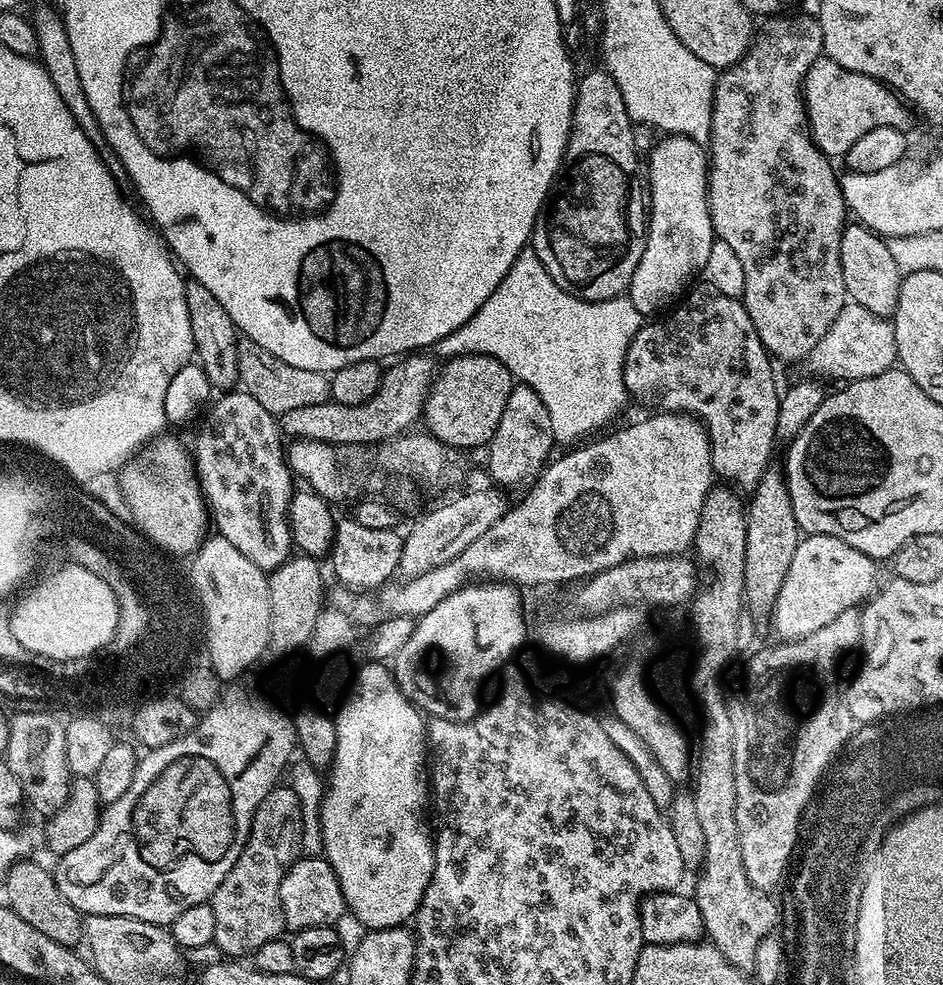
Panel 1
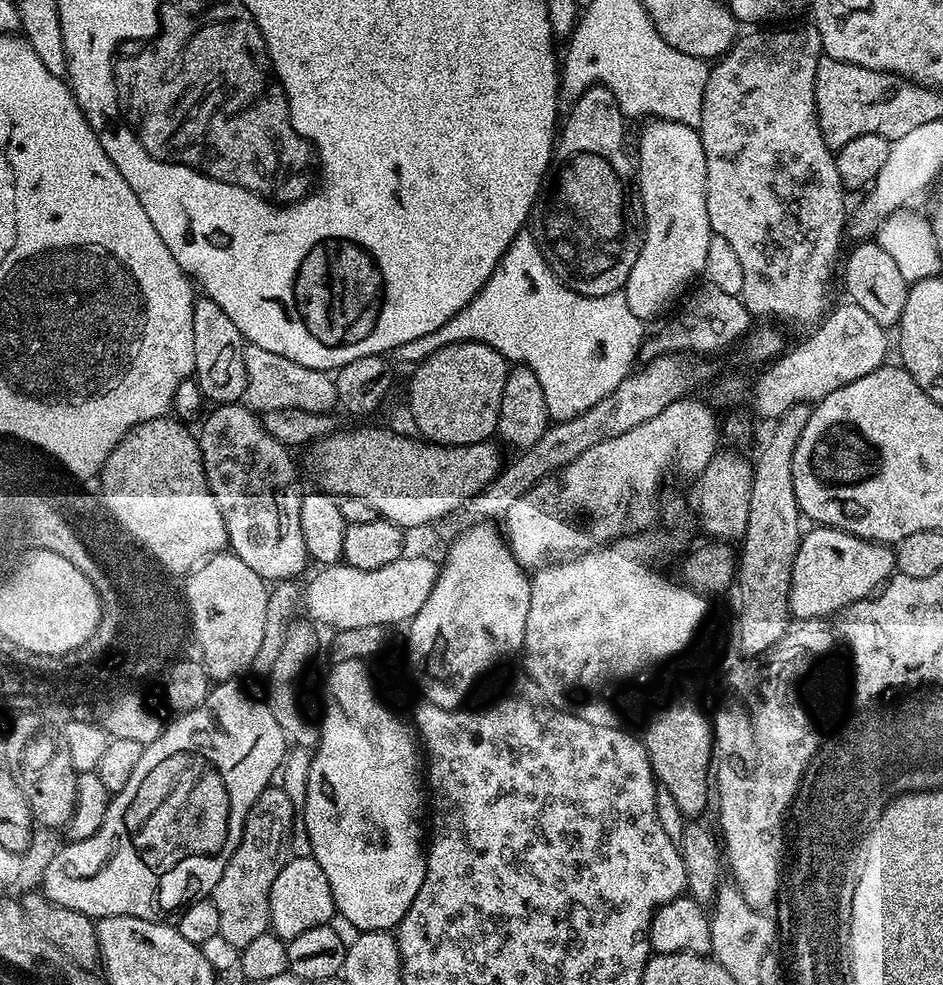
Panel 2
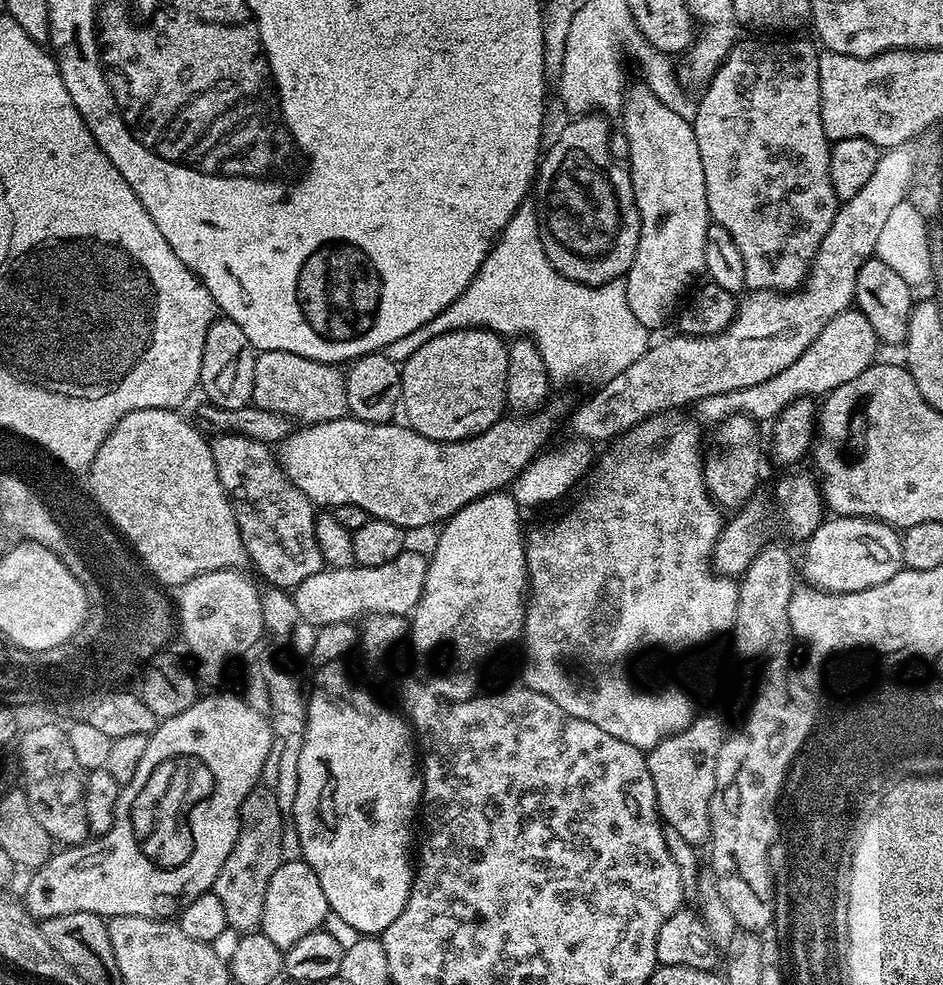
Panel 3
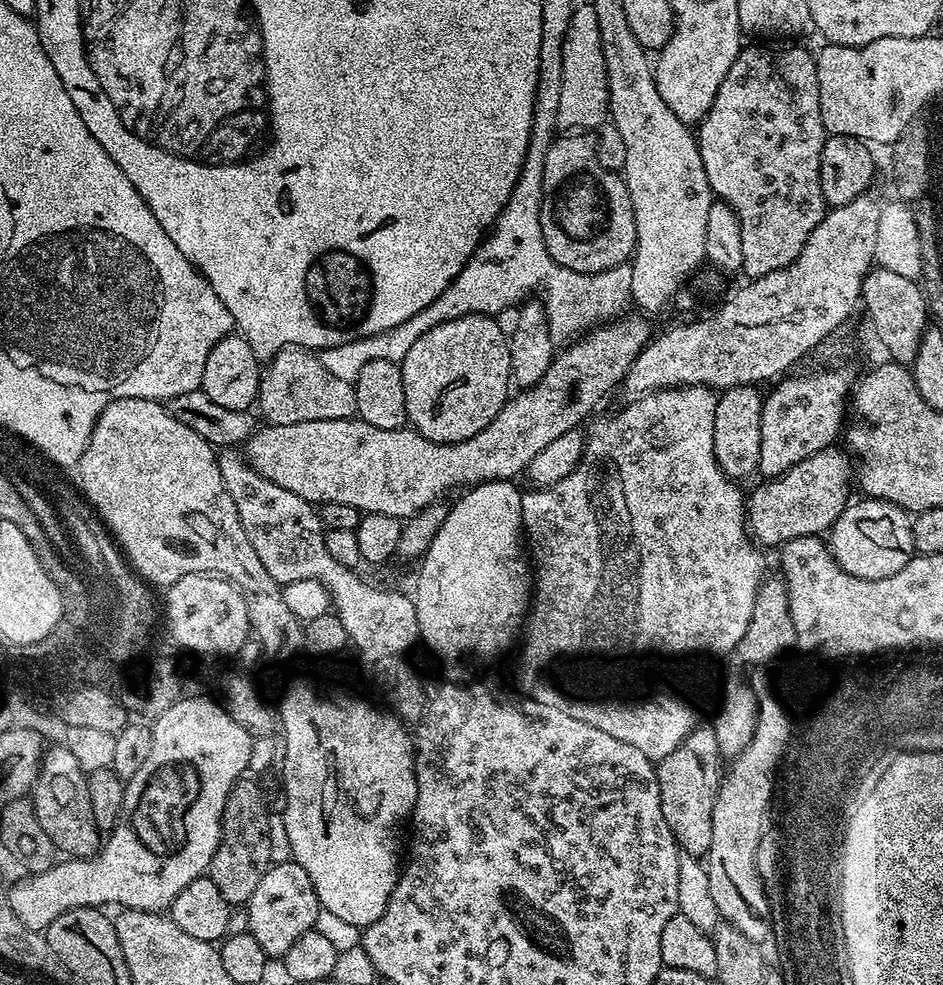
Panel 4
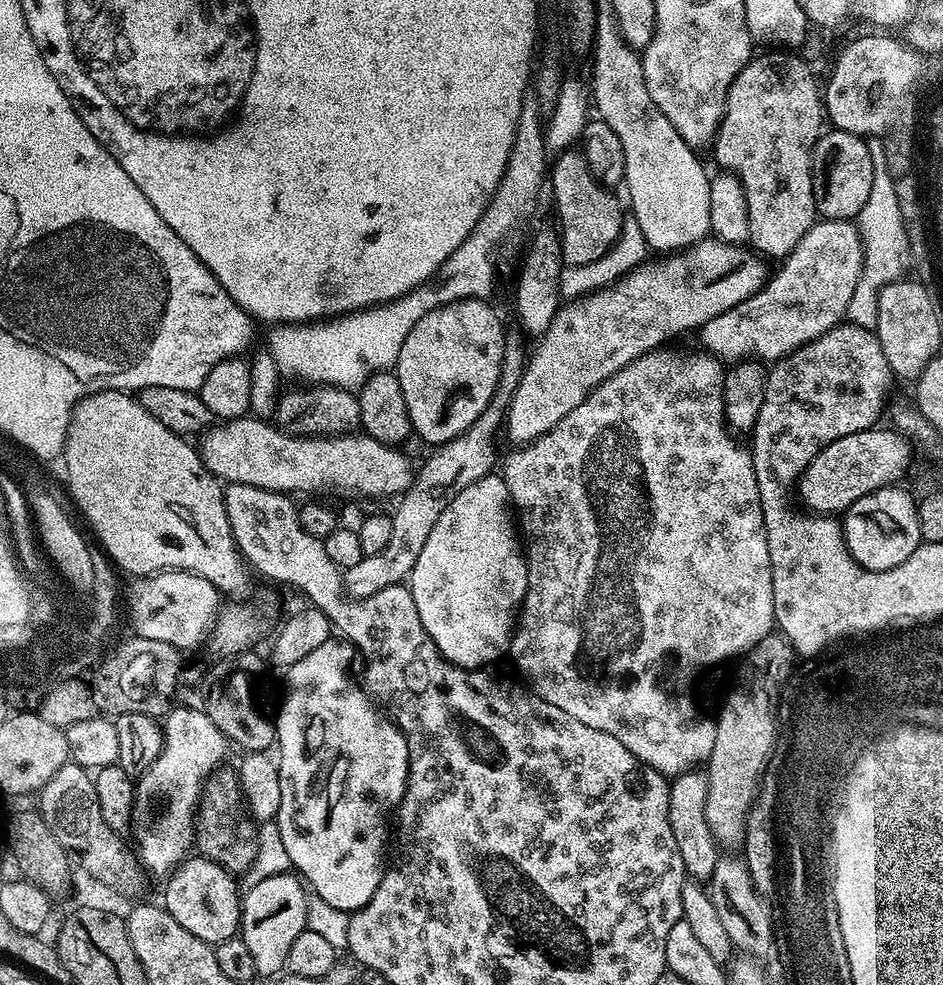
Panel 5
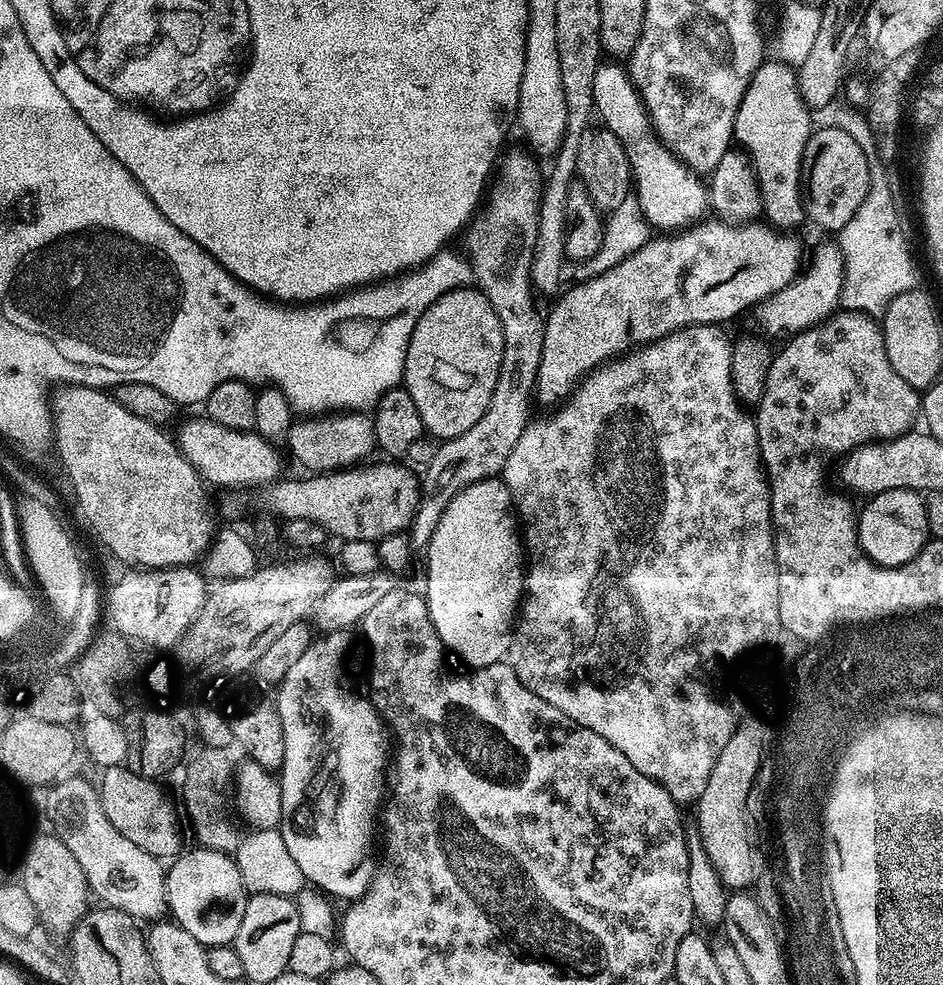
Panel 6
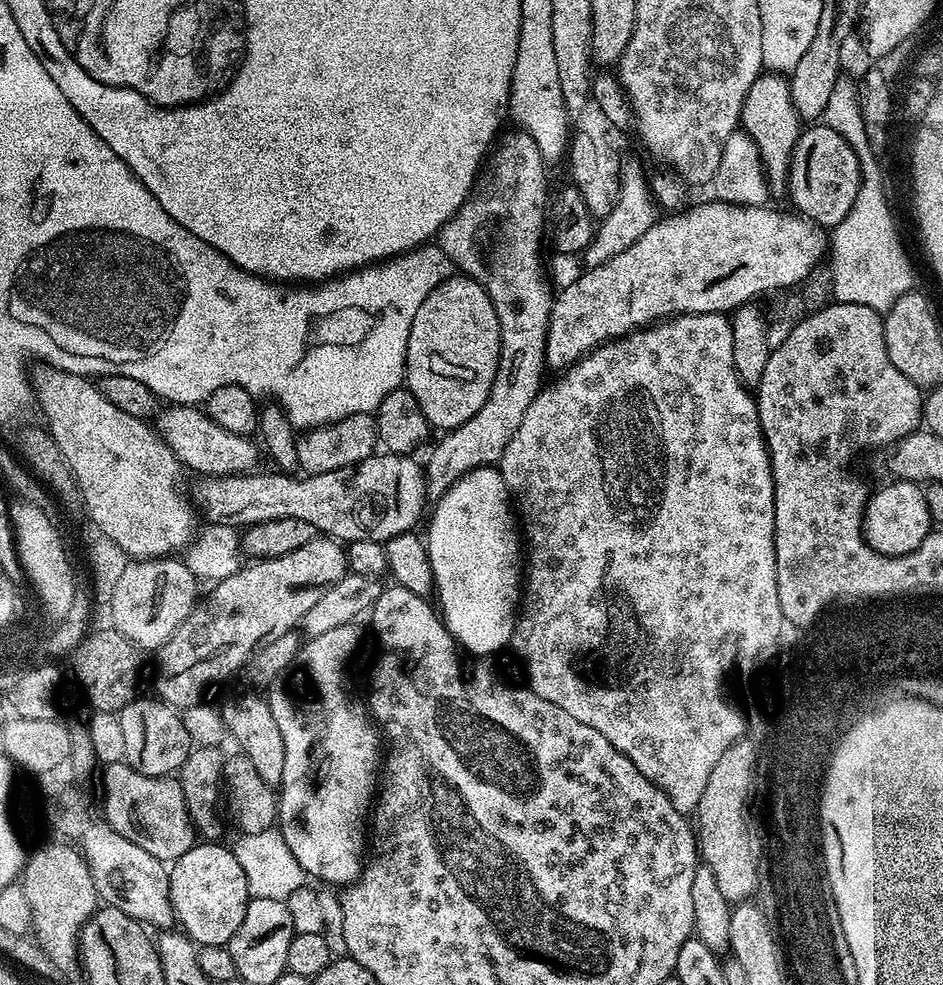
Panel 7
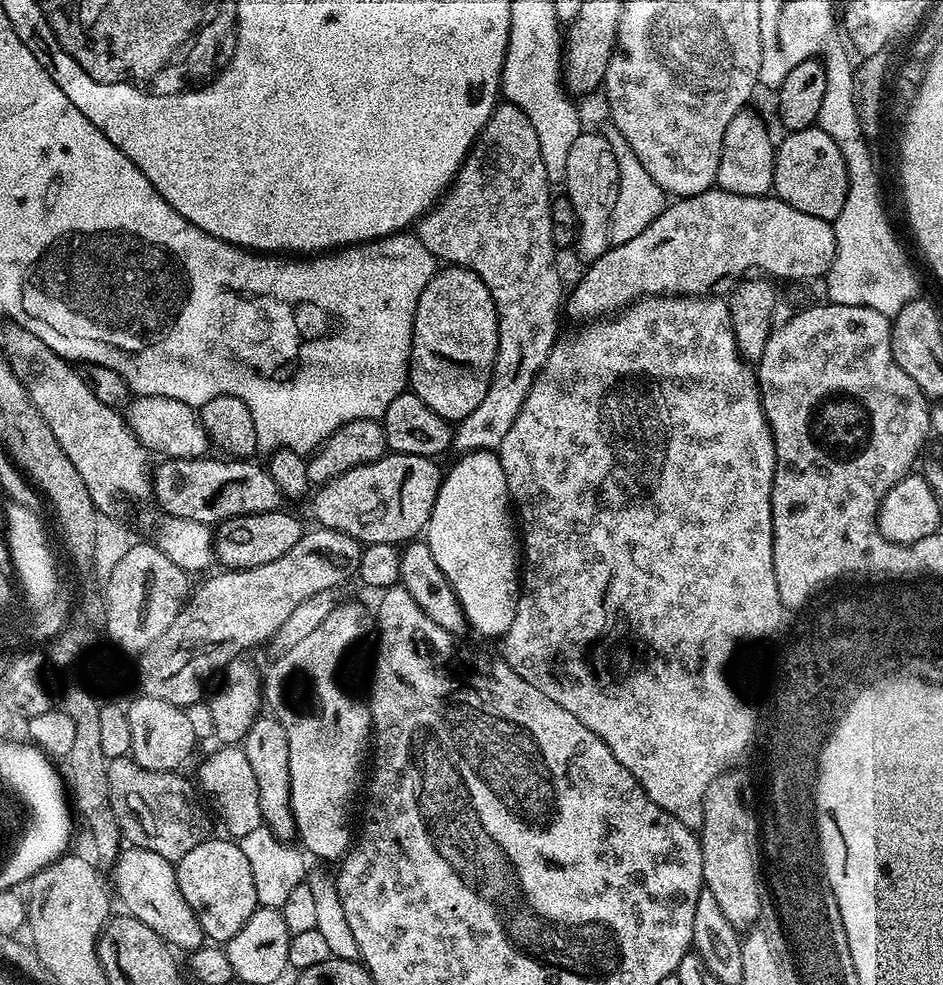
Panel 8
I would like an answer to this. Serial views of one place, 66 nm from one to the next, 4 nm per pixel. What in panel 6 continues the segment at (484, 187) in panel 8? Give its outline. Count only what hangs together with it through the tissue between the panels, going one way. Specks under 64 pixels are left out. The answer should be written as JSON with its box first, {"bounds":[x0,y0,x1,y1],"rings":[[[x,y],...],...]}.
{"bounds":[410,153,545,550],"rings":[[[522,153],[507,156],[499,165],[496,185],[493,188],[491,185],[482,211],[471,221],[466,232],[468,248],[472,251],[475,281],[486,298],[490,298],[490,306],[494,306],[502,322],[502,366],[486,414],[482,414],[482,418],[478,418],[478,422],[474,422],[474,426],[470,426],[470,430],[461,436],[443,441],[440,449],[429,458],[424,476],[422,472],[420,504],[412,515],[410,525],[411,547],[416,550],[427,549],[446,506],[462,489],[503,473],[510,450],[514,450],[518,438],[522,438],[524,429],[530,423],[528,403],[533,403],[538,362],[542,362],[545,321],[532,298],[534,289],[530,278],[532,243],[536,241],[540,215],[542,174],[534,170]]]}

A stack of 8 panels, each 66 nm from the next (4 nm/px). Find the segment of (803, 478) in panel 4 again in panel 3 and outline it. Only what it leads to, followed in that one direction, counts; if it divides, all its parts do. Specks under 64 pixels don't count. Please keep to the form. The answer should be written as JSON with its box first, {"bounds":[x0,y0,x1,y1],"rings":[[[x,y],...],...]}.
{"bounds":[710,472,826,578],"rings":[[[796,472],[793,476],[782,477],[776,484],[776,500],[780,503],[780,517],[776,516],[772,519],[768,516],[764,516],[763,502],[760,501],[760,498],[753,498],[733,515],[737,515],[733,520],[729,519],[727,523],[725,523],[722,529],[722,535],[720,539],[716,541],[716,545],[713,546],[712,555],[710,557],[710,563],[719,575],[733,578],[742,576],[750,566],[750,562],[753,558],[760,553],[760,549],[765,547],[766,541],[769,539],[767,536],[770,535],[775,528],[784,528],[785,534],[788,535],[790,539],[804,542],[818,530],[820,524],[826,519],[826,505],[824,497],[820,495],[820,485],[815,475],[809,474],[809,476],[807,476],[804,472]]]}

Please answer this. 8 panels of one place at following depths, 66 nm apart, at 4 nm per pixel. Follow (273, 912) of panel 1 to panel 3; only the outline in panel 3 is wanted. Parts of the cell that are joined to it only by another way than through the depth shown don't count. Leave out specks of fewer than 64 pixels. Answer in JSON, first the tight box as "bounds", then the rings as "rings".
{"bounds":[211,786,286,934],"rings":[[[257,786],[245,798],[240,807],[240,829],[218,878],[214,878],[211,891],[222,902],[226,910],[228,928],[236,934],[255,932],[259,929],[262,918],[262,902],[266,900],[266,886],[274,878],[274,870],[283,864],[286,857],[282,850],[282,830],[286,827],[286,812],[280,809],[281,801],[277,799],[271,787]]]}

